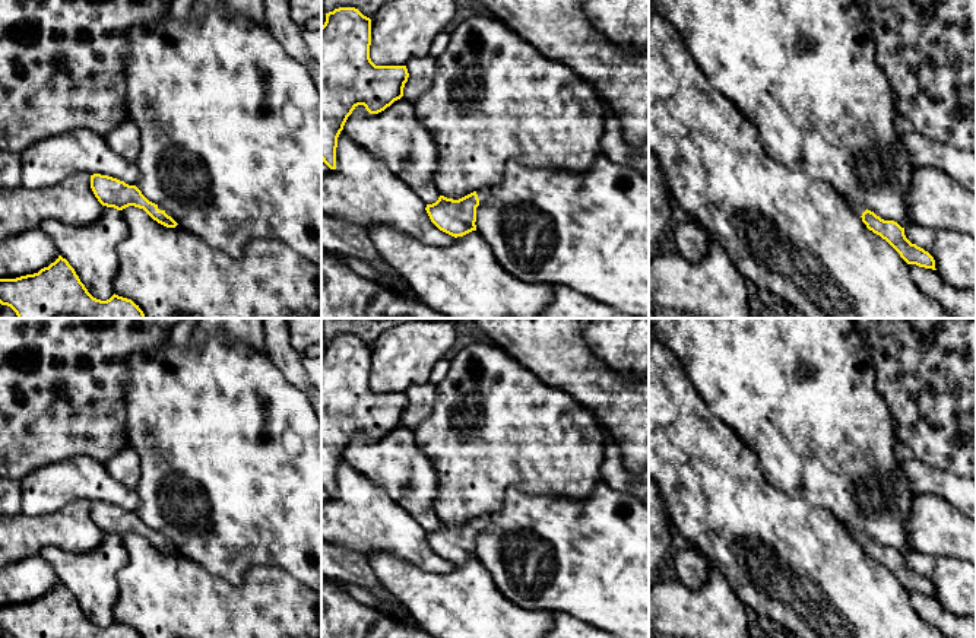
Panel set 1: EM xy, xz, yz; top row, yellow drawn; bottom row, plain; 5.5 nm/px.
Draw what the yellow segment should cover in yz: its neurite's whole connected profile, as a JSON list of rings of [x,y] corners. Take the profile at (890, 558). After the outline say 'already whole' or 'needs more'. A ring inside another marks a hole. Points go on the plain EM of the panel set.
[[[847,530],[862,545],[866,555],[885,566],[907,591],[937,597],[934,584],[916,571],[912,571],[904,562],[904,555],[897,549],[884,547],[859,530]]]; needs more

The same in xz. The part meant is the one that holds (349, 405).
[[[355,334],[326,340],[321,353],[321,488],[336,496],[338,464],[358,432],[378,441],[403,423],[406,393],[375,393],[370,385],[371,346]]]; already whole

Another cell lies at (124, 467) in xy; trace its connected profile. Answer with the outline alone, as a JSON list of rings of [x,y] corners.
[[[129,445],[104,463],[107,472],[127,488],[136,489],[140,479],[140,458]]]

